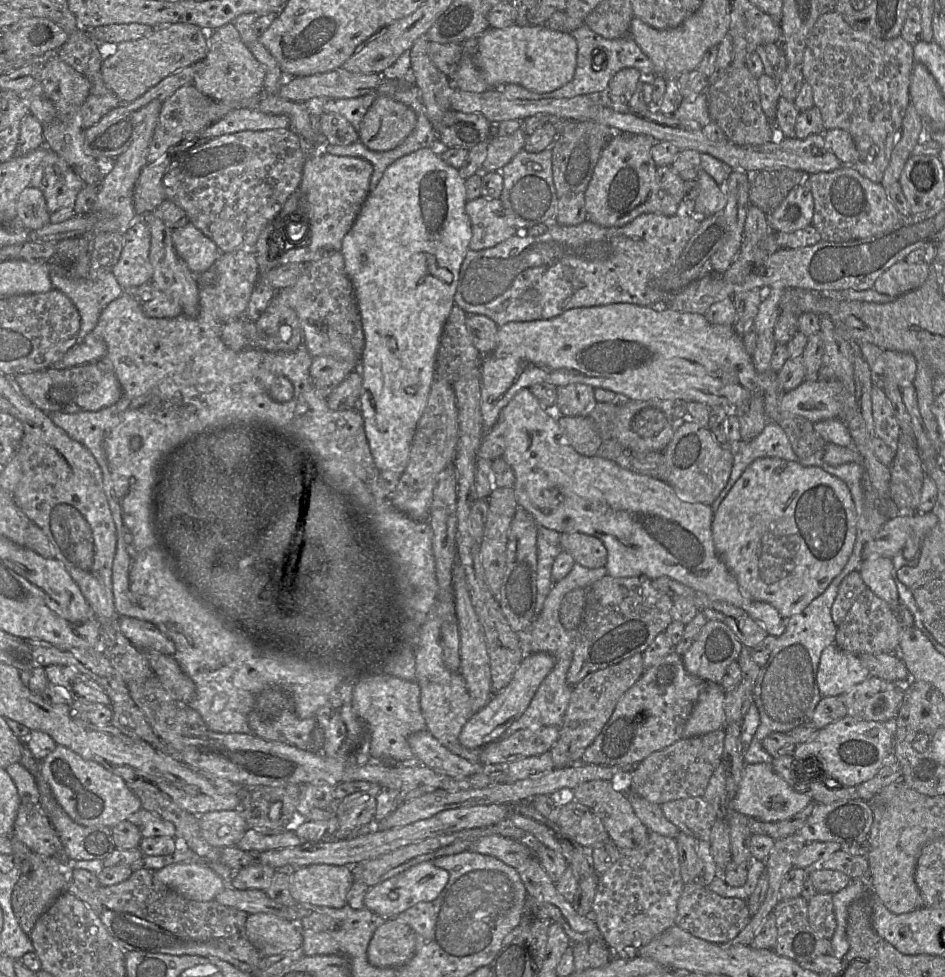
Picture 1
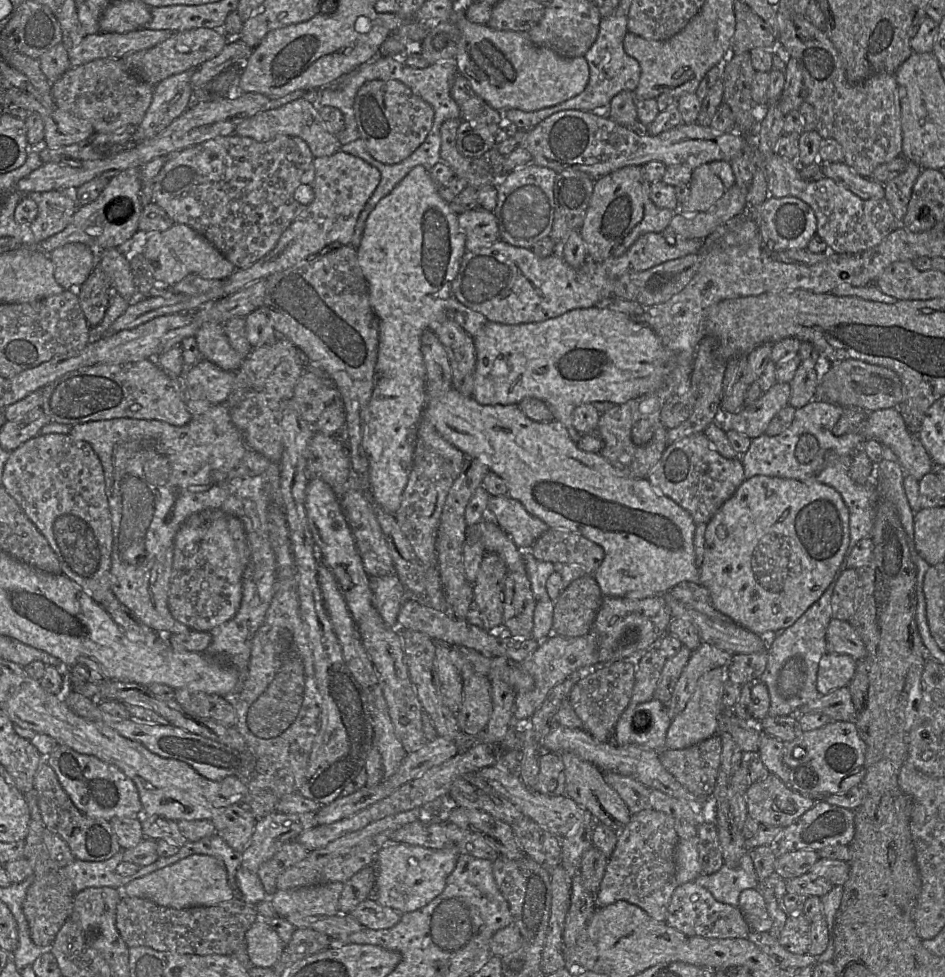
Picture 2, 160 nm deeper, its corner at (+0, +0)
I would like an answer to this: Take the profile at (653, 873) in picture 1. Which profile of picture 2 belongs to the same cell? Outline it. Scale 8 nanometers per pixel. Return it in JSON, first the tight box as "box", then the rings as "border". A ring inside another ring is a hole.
{"box":[595,809,678,922],"border":[[[654,809],[632,814],[629,823],[618,835],[613,853],[607,858],[600,887],[595,893],[595,907],[625,901],[639,907],[652,919],[665,922],[671,896],[678,886],[675,864],[678,842],[673,817]]]}

